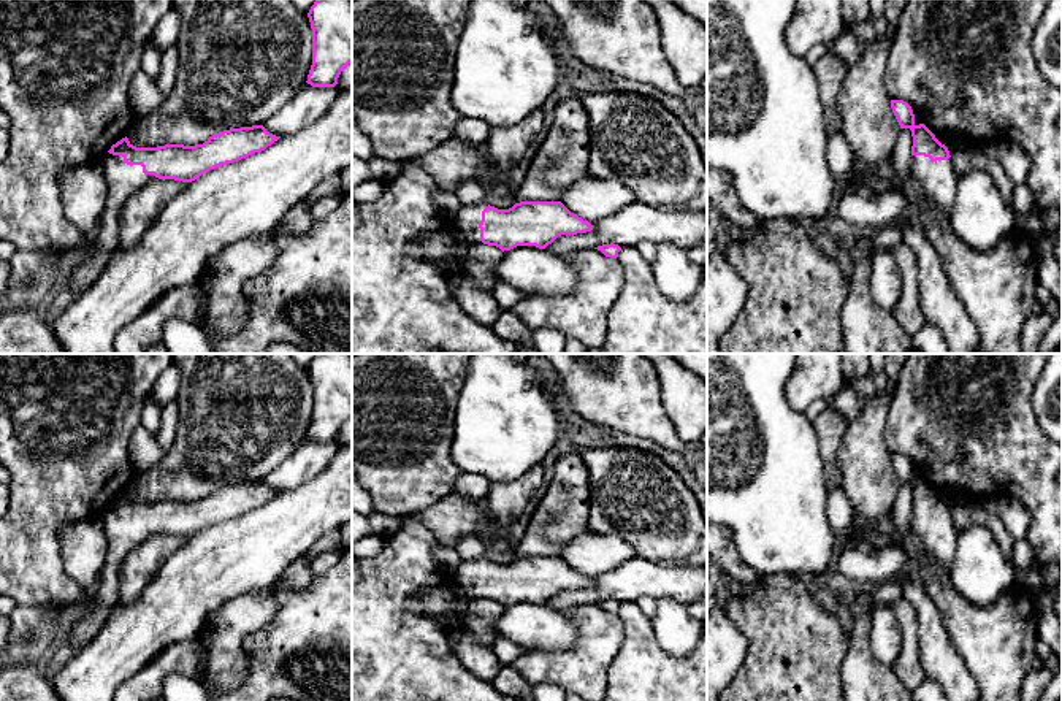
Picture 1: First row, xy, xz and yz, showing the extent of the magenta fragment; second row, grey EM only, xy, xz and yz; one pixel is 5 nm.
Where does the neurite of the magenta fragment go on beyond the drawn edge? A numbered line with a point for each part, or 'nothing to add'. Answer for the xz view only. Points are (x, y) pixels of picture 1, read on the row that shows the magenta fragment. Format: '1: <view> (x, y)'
1: xz (466, 219)

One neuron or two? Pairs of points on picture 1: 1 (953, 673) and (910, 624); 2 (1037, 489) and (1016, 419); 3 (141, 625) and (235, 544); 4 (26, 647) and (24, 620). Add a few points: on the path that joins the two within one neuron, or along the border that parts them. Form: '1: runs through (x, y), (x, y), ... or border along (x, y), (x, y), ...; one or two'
1: border along (902, 597), (915, 611), (918, 658), (923, 668); two
2: runs through (1027, 471), (1016, 459), (1016, 436); one
3: runs through (165, 612), (211, 568); one
4: runs through (26, 641), (26, 627); one

